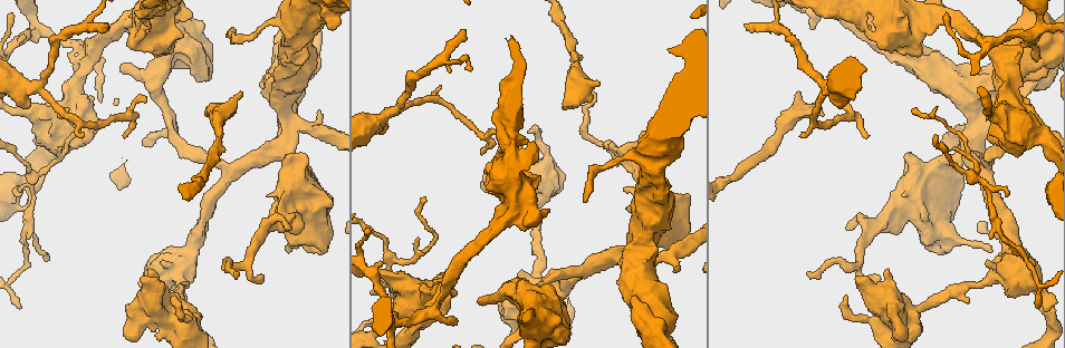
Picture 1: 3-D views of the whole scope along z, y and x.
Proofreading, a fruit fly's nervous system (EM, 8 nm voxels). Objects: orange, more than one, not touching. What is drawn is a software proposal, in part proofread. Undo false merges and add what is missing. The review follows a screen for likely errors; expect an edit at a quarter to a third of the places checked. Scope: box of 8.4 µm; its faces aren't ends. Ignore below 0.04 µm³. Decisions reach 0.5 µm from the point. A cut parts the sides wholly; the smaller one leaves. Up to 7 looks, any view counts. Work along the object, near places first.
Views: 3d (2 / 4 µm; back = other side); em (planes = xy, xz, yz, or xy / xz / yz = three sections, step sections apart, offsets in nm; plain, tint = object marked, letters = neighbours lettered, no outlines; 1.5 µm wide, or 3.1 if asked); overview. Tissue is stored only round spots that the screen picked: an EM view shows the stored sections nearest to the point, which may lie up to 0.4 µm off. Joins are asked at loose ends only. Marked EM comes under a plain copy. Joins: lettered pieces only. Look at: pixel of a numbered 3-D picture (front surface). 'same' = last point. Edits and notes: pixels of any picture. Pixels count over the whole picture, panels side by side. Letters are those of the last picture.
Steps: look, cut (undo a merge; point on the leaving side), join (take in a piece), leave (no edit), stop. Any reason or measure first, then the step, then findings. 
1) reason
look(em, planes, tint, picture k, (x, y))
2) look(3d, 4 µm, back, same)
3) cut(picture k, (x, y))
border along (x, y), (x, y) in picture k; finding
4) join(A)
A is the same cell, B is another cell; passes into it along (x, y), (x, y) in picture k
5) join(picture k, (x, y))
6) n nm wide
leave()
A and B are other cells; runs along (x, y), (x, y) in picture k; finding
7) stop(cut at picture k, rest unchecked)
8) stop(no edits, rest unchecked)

branch point
look(em, xy, step 8, tint, picture 1, (911, 319))

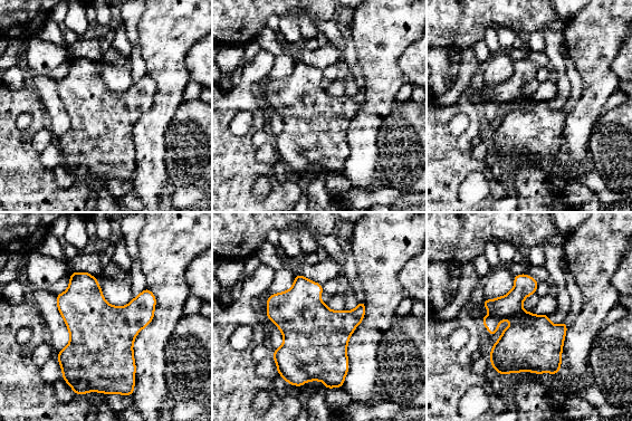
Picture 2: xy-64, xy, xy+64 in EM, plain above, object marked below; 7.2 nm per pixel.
what lies round it
look(em, xy, step 8, letters, same)

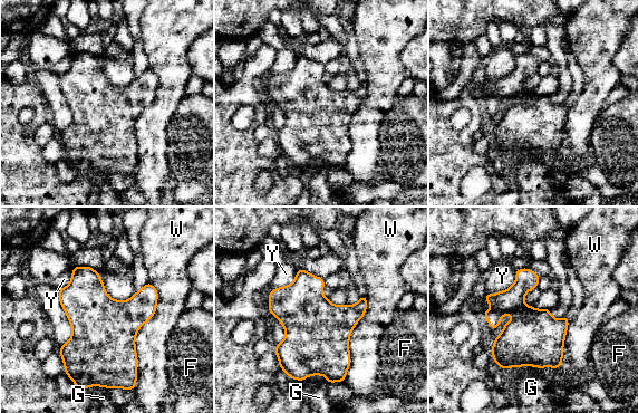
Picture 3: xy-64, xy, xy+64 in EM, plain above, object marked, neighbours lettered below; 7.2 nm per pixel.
440 nm wide
leave()
F, G, W and Y are other cells; all the same neuron

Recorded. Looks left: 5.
free end
look(3d, 4 µm, picture 1, (106, 25))

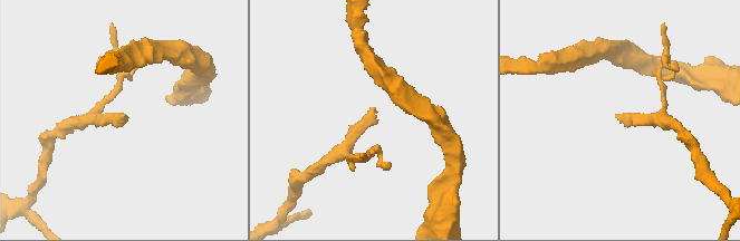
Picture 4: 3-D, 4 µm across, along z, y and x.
need the tissue
look(em, planes, letters, picture 4, (122, 113))

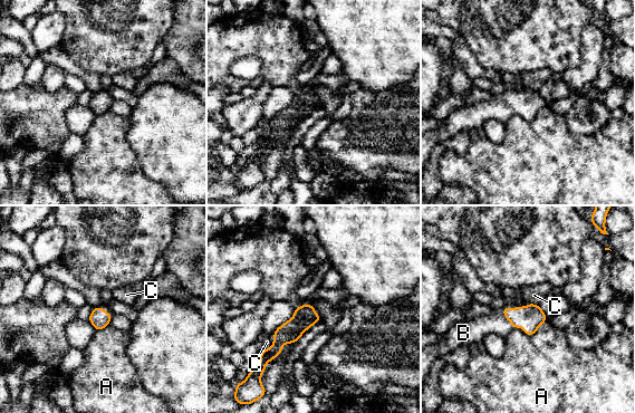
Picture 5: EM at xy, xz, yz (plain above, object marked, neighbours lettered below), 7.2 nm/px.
join(B)
B is the same cell, A and C are other cells; it goes on there

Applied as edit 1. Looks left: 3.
redraw
look(overview)

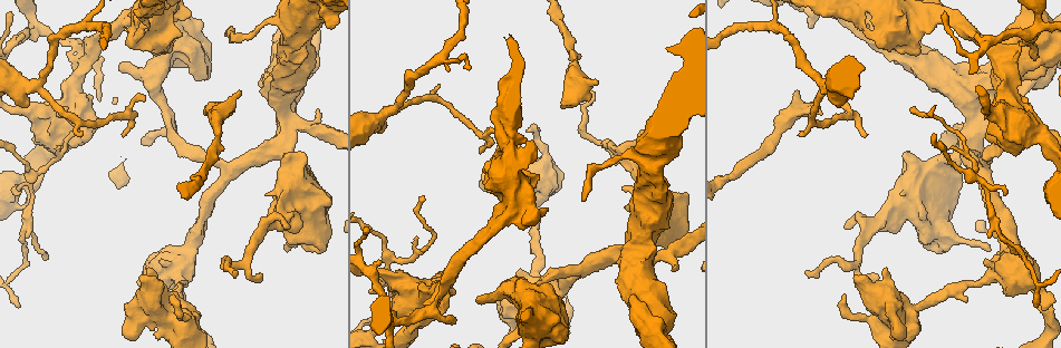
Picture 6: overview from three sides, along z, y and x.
calibre changes
look(3d, 4 µm, picture 6, (1037, 28))

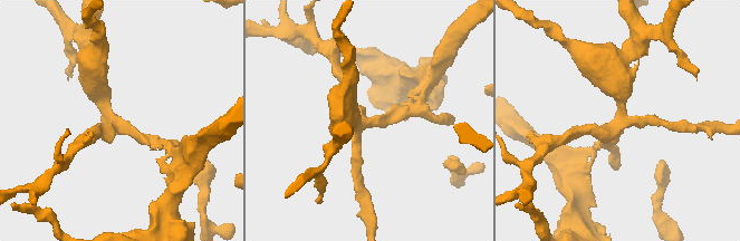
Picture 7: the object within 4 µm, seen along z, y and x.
look(em, planes, letters, picture 7, (616, 125))

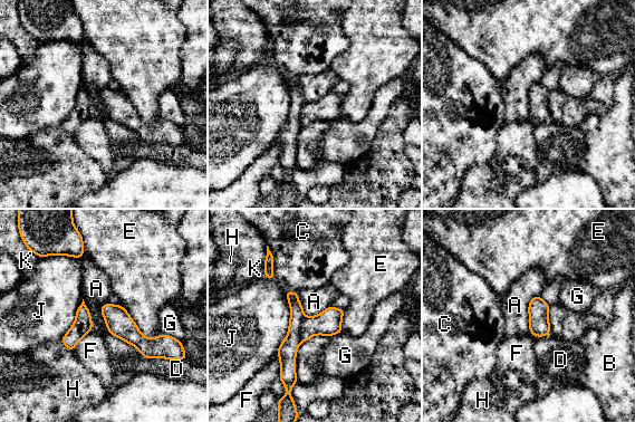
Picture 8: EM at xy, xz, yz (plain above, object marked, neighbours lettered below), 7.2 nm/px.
cut(picture 8, (287, 351))
A, B, C, D, E, F, G, H, J and K are other cells; two neurons meet here

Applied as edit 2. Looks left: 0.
stop(join at picture 5, cut at picture 8, rest unchecked)

